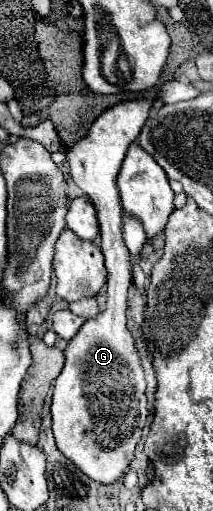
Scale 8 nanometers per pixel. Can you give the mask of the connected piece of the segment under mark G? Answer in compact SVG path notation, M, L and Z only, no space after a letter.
M129 100L105 110L93 122L87 138L65 152L71 180L91 198L101 232L101 250L107 266L107 306L97 318L87 320L65 348L65 368L53 388L53 436L57 448L89 478L103 484L117 482L143 434L147 422L145 378L133 336L127 330L127 290L133 282L129 252L121 240L121 202L115 178L129 144L139 136L153 100Z

